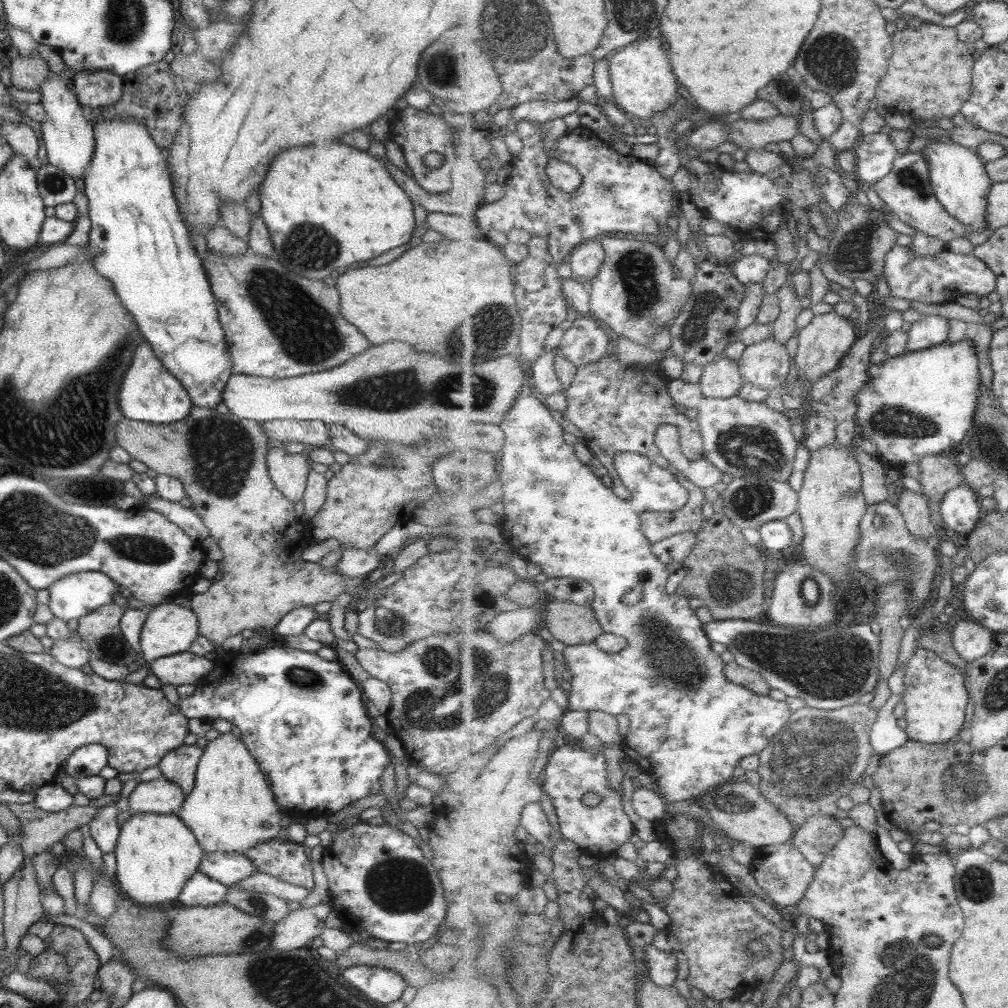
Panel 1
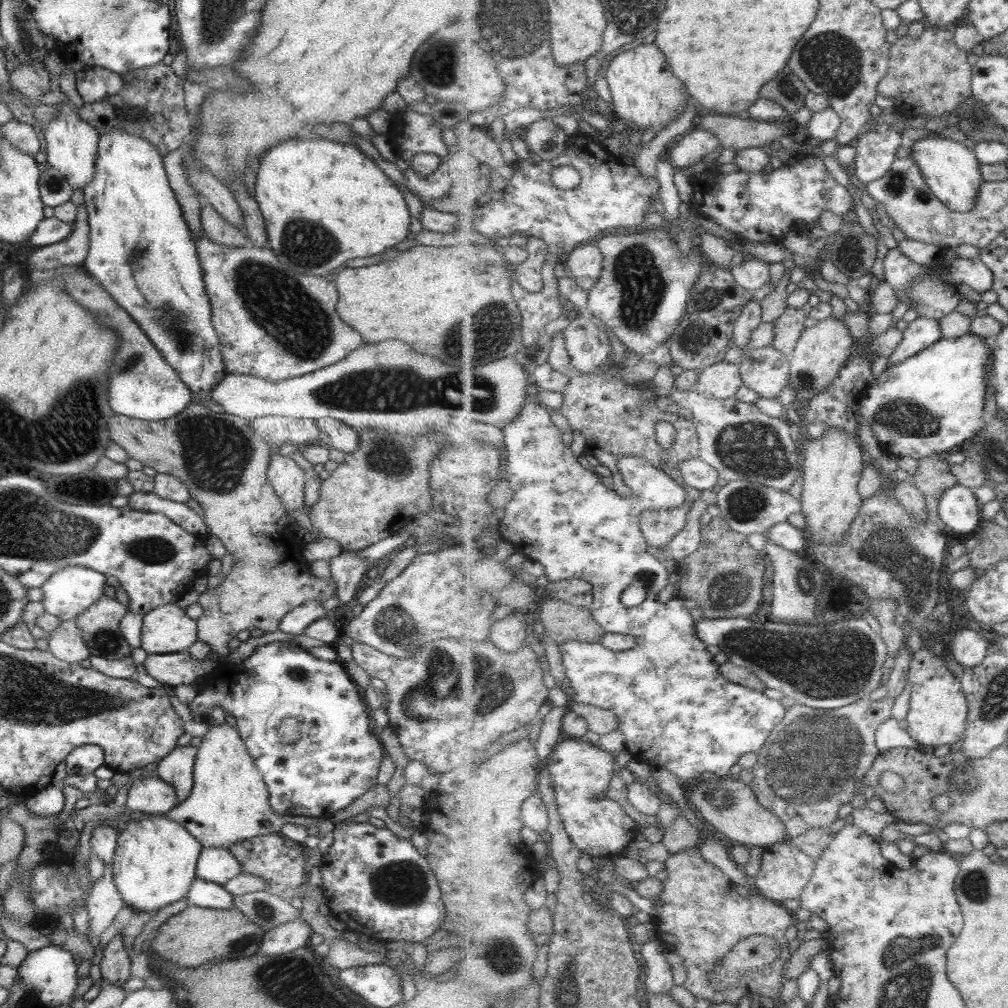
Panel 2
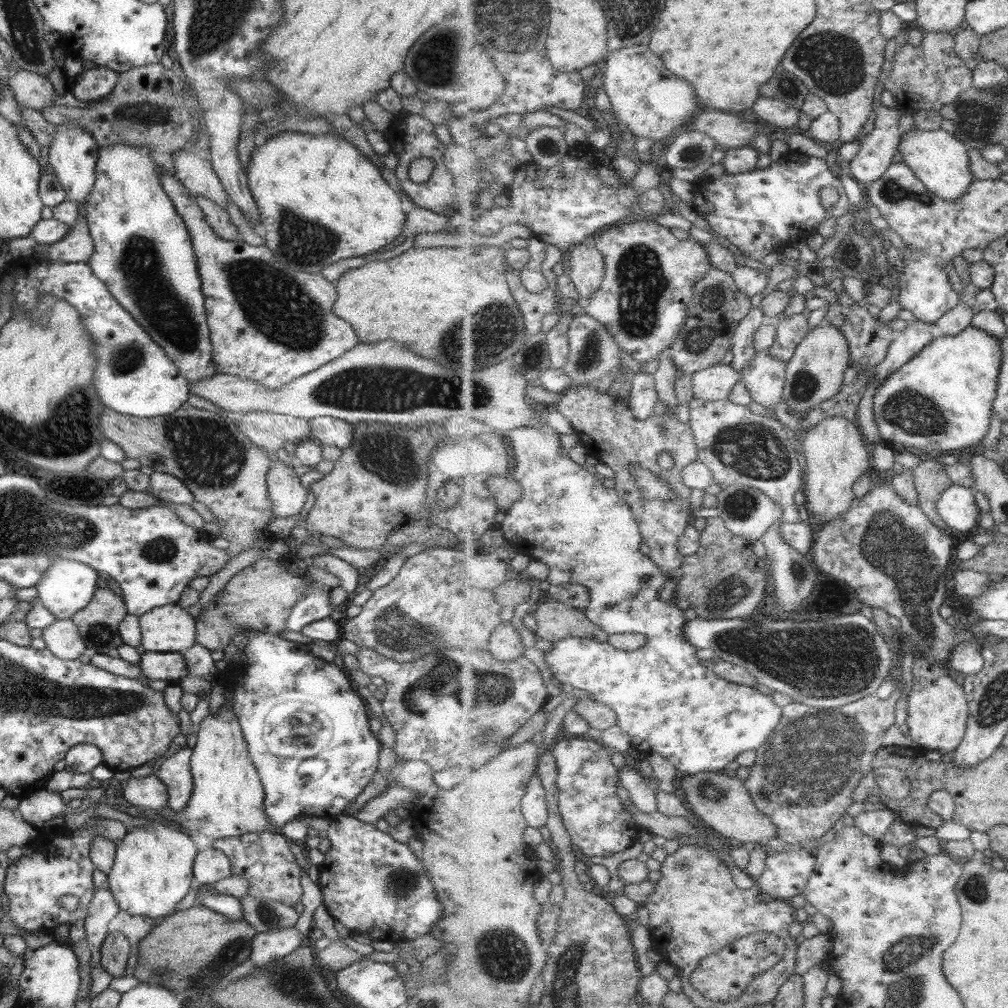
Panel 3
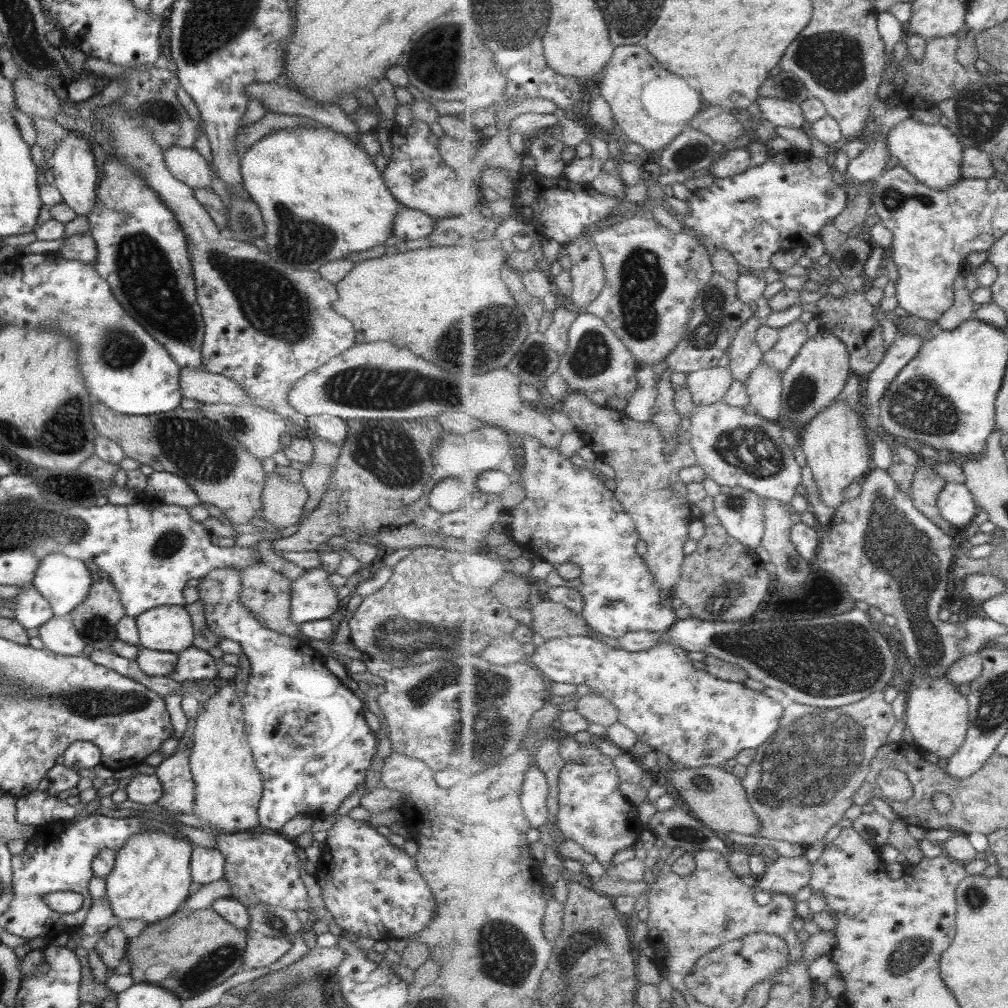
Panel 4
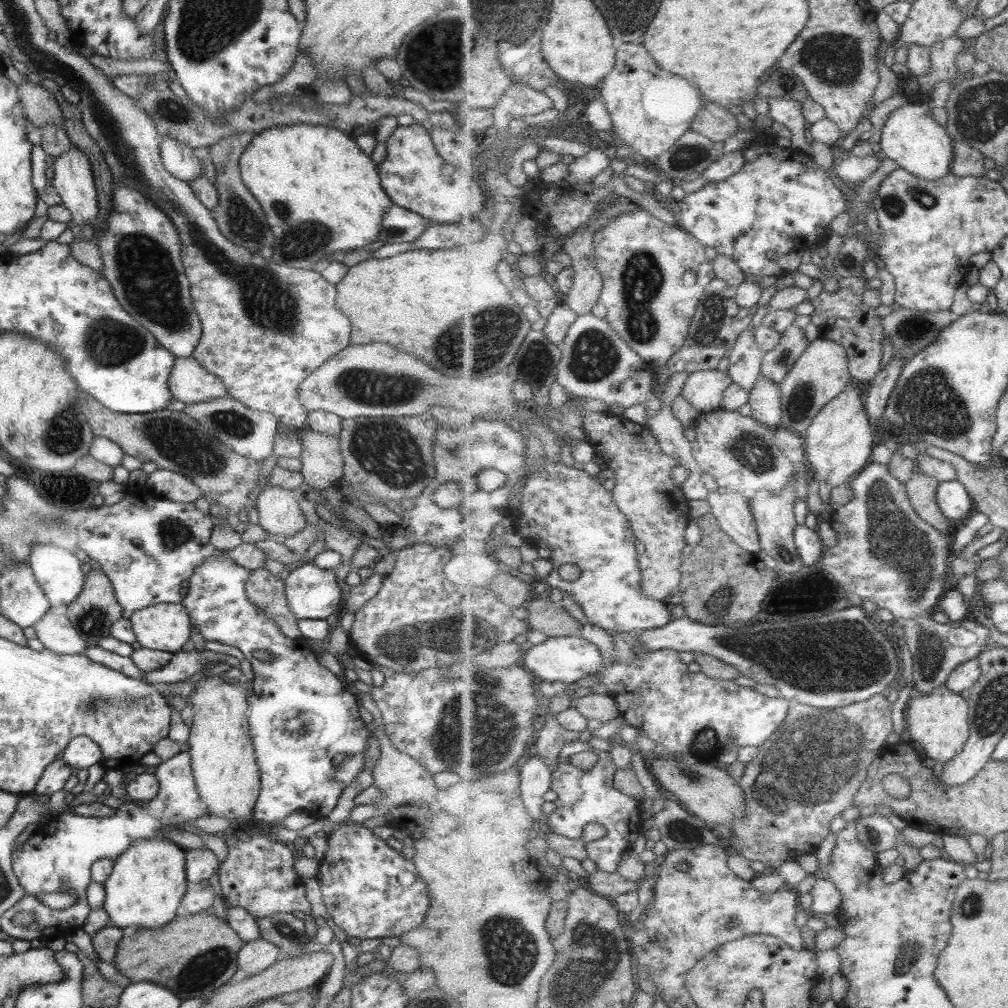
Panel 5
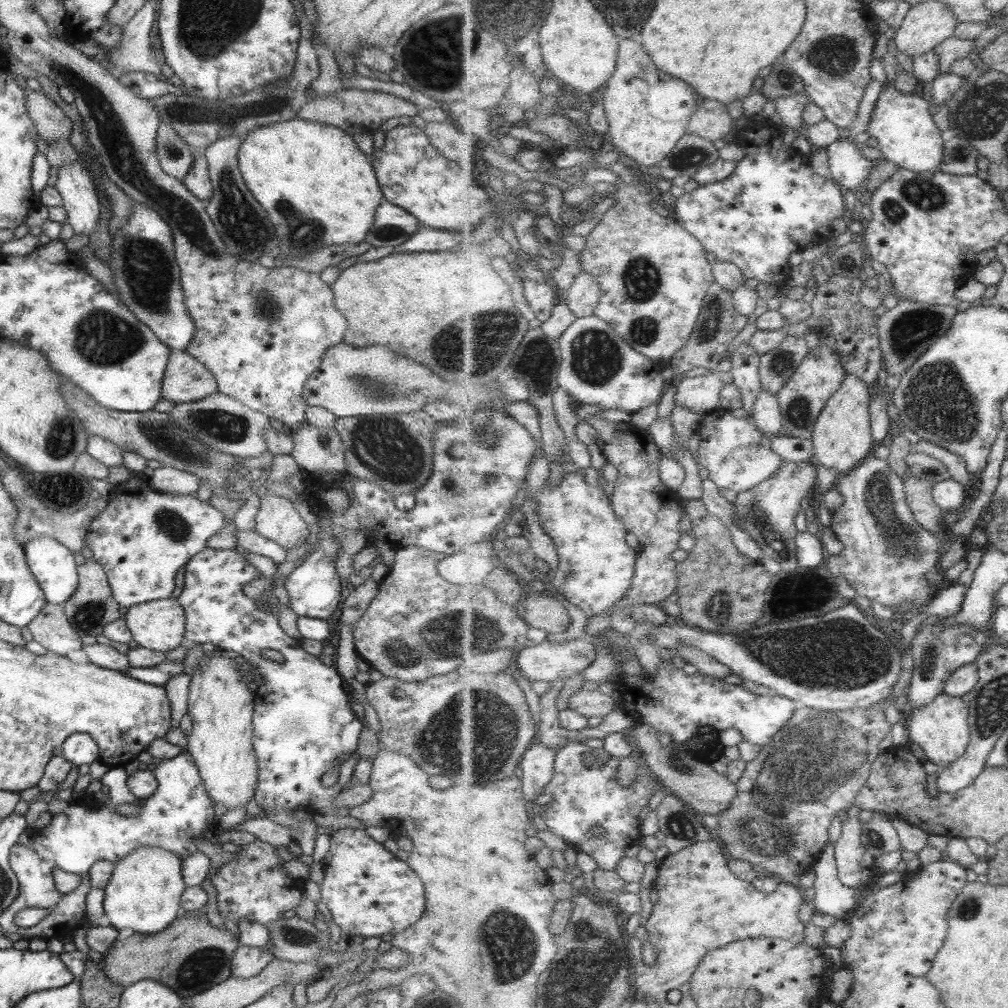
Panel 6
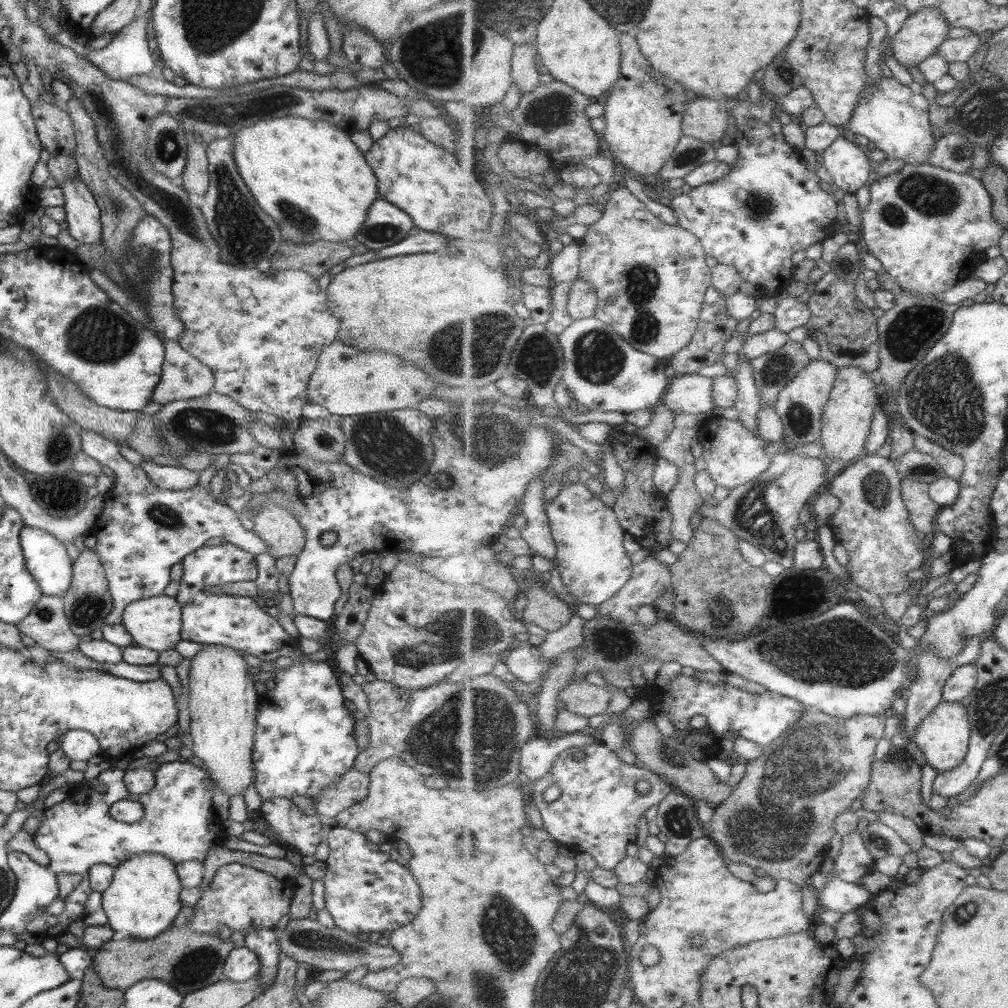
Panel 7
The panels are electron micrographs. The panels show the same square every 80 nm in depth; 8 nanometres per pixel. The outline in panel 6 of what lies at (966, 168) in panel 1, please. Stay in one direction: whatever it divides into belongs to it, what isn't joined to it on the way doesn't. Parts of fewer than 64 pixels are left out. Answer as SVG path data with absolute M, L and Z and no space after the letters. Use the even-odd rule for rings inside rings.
M893 81L882 90L867 132L878 141L883 158L915 172L940 170L939 166L944 160L943 142L947 135L937 128L929 112L929 104L929 101L915 95L915 92L902 94L895 88Z

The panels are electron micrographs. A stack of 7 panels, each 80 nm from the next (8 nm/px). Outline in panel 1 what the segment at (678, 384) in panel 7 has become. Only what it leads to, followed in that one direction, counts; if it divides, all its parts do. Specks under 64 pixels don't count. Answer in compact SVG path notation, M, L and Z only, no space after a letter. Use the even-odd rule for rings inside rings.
M723 357L704 367L699 384L705 397L729 399L738 396L746 382L738 361Z

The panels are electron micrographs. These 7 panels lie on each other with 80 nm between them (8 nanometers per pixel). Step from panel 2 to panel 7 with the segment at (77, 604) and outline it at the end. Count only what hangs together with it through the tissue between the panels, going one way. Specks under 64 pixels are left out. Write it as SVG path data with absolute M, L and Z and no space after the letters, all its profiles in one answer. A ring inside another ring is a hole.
M27 525L21 527L19 544L27 572L43 595L62 596L71 580L71 563L61 541Z

